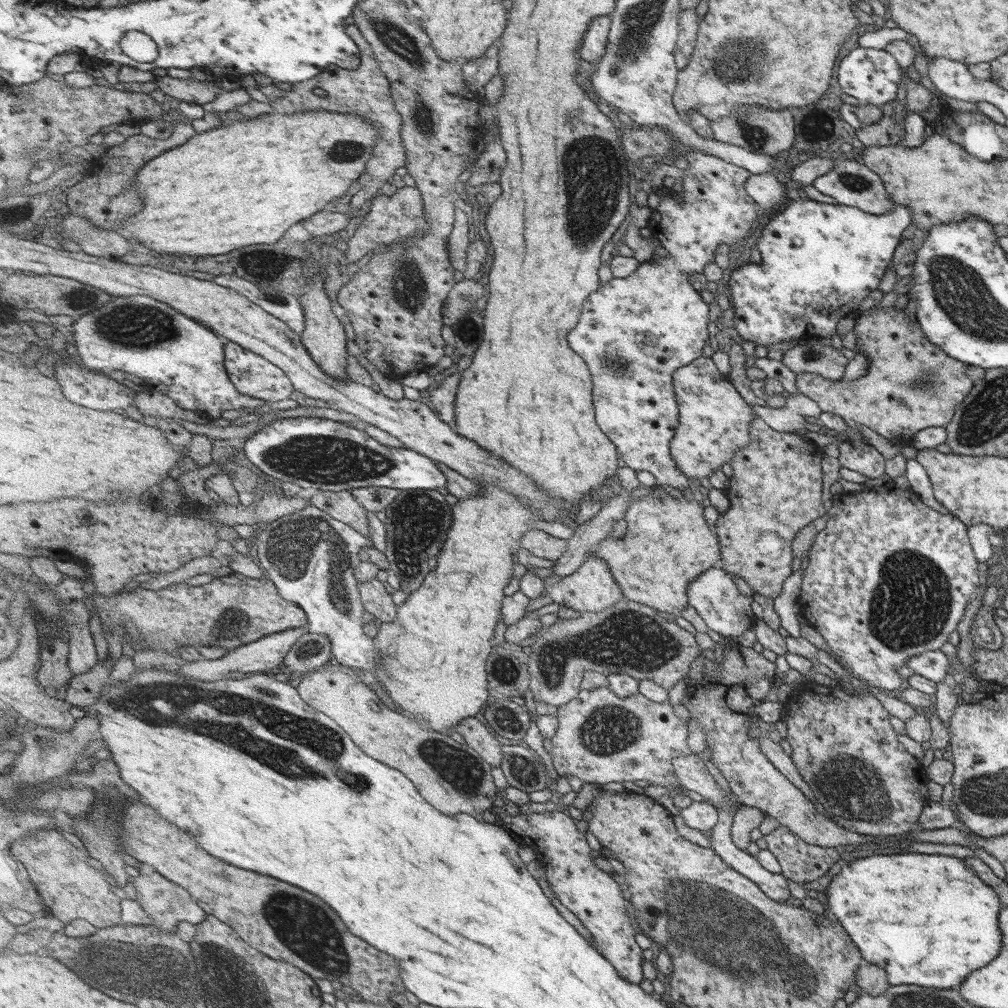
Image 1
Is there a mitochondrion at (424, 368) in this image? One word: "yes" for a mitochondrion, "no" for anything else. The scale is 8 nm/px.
no

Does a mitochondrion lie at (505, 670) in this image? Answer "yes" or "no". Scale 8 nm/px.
yes

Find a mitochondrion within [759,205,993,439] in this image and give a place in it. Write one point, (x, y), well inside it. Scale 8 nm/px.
(930, 382)

